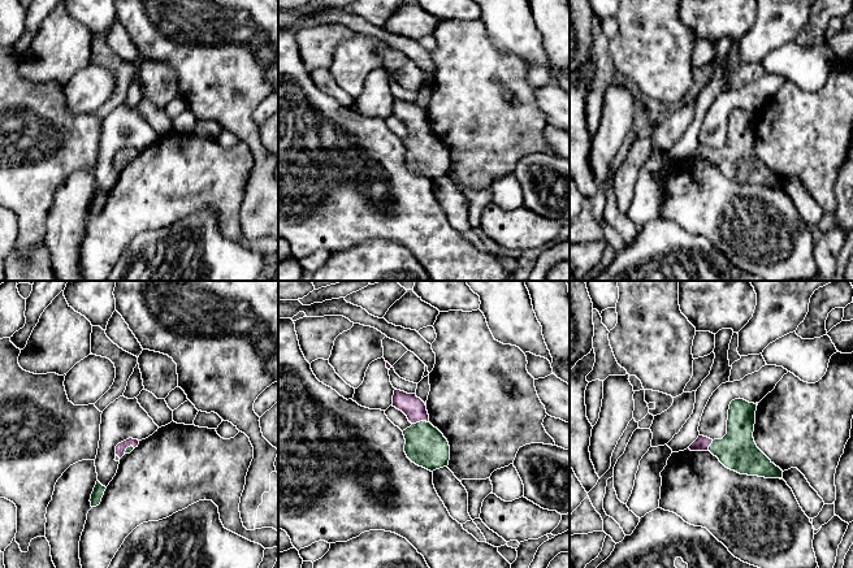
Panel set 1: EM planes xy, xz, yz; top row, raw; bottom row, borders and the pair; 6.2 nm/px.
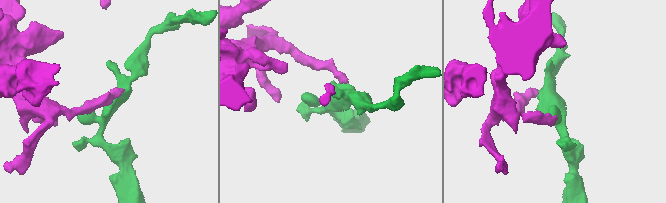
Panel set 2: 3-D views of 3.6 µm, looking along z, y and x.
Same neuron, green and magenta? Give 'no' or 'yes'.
yes

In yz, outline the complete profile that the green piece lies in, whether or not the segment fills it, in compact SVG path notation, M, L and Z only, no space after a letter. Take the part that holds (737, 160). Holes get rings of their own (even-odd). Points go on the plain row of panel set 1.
M735 108L729 113L727 143L722 148L703 144L688 156L690 160L710 160L728 178L740 183L781 187L776 175L755 153L753 147L757 113Z

